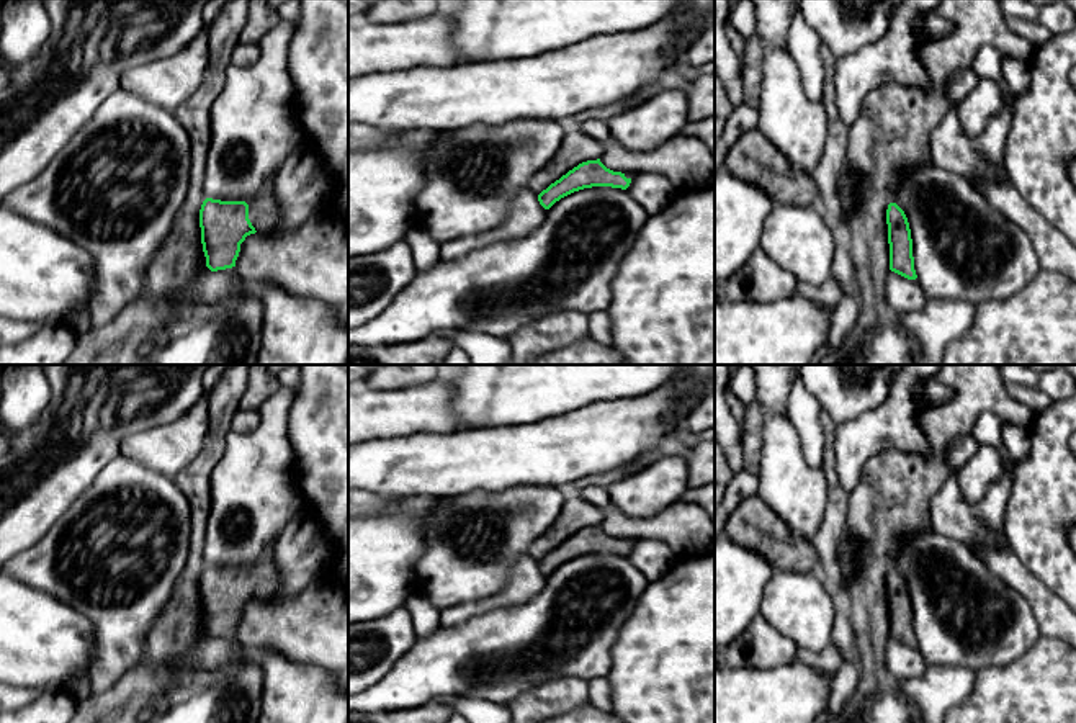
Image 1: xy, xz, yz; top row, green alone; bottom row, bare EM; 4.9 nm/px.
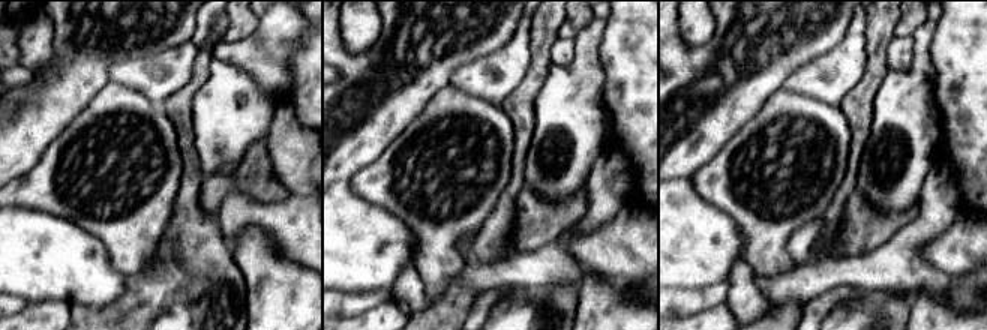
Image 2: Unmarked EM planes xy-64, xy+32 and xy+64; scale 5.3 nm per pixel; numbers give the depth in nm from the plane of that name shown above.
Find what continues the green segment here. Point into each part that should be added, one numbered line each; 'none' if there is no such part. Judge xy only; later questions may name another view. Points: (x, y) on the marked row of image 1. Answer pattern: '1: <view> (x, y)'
1: xy (264, 211)

